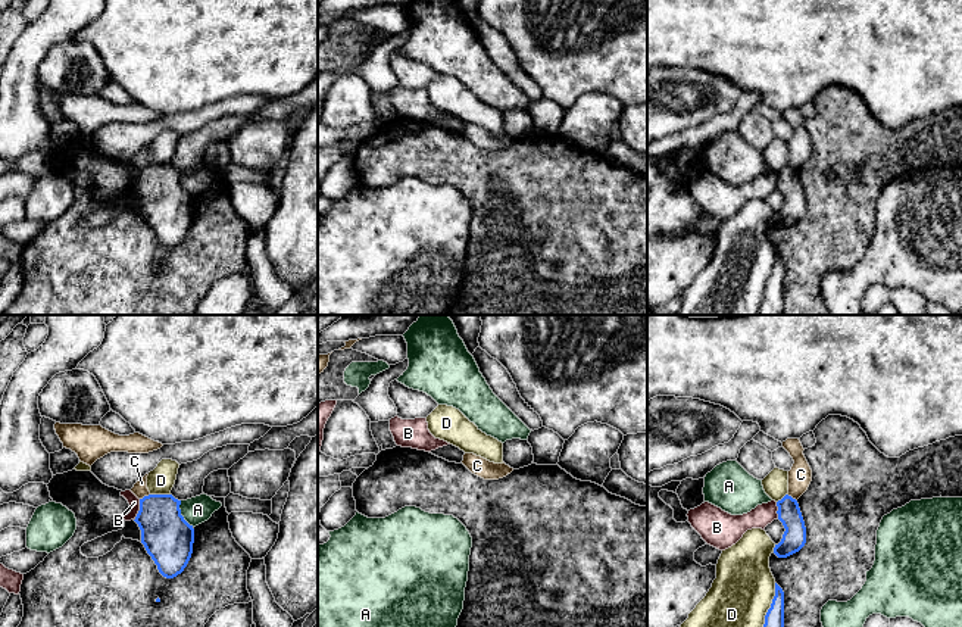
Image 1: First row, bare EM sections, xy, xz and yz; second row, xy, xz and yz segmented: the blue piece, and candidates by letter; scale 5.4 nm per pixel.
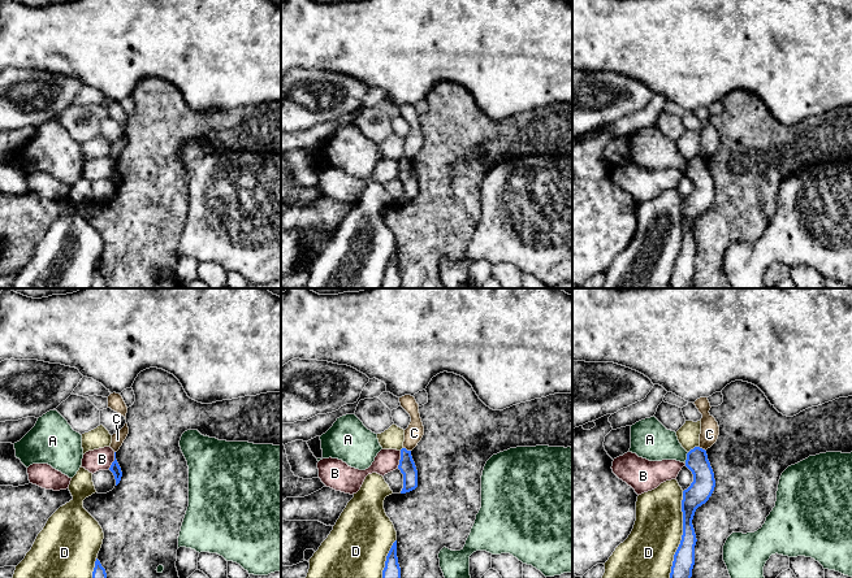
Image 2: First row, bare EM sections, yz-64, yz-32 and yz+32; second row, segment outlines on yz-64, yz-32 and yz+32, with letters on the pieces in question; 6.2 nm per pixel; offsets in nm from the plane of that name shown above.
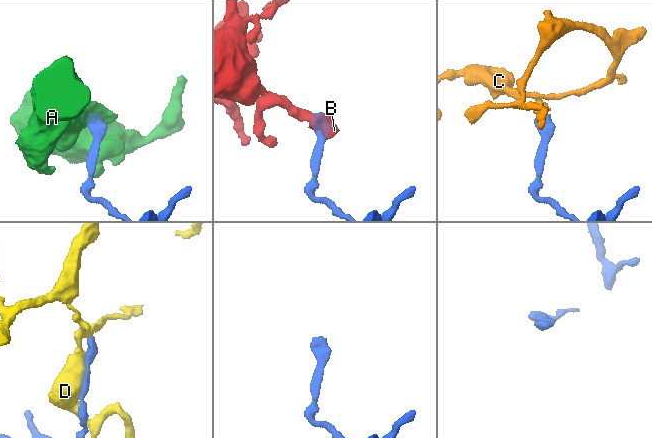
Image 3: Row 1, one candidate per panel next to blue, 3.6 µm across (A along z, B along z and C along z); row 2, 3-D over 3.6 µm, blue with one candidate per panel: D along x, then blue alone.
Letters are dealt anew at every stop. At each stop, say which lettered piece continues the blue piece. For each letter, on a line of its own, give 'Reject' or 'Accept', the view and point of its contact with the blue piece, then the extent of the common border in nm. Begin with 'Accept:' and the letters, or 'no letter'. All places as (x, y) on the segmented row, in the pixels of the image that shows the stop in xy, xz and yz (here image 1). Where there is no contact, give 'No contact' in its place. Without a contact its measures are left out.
Accept: no letter
A: Reject. Touches blue at xy (180, 514). Shared border 160 nm
B: Reject. Touches blue at xy (140, 509). Shared border 120 nm
C: Reject. Touches blue at xy (144, 496). Shared border 70 nm
D: Reject. Touches blue at yz (771, 605). Shared border 260 nm

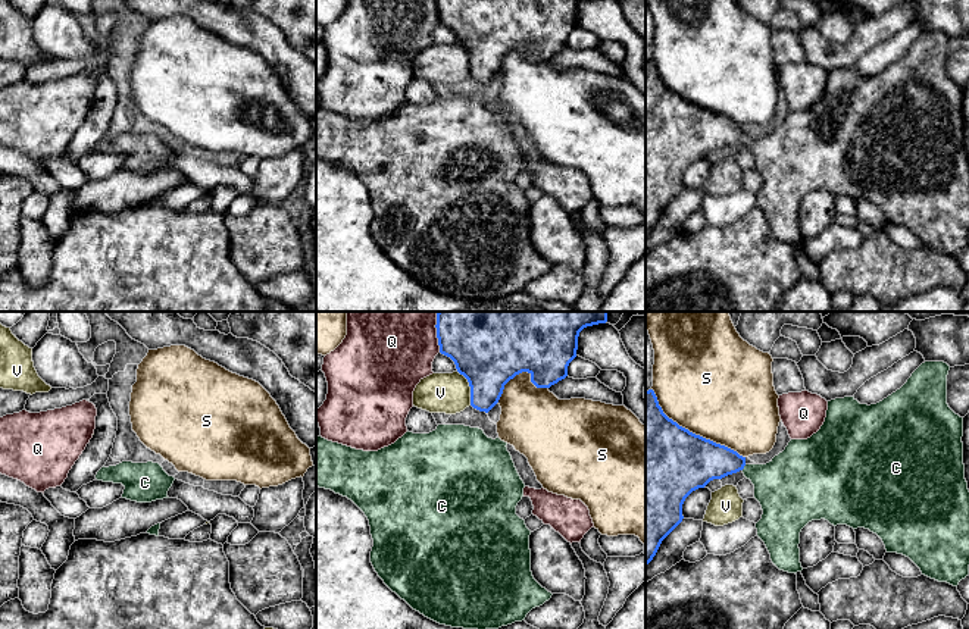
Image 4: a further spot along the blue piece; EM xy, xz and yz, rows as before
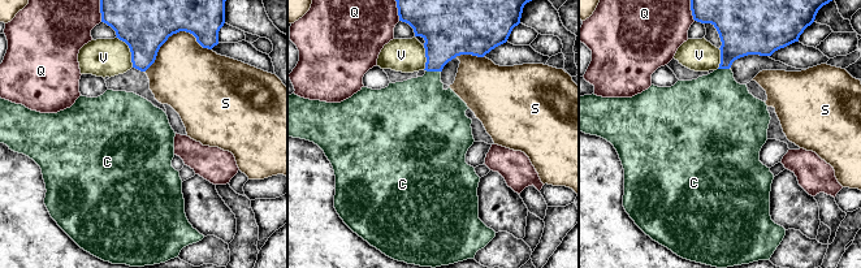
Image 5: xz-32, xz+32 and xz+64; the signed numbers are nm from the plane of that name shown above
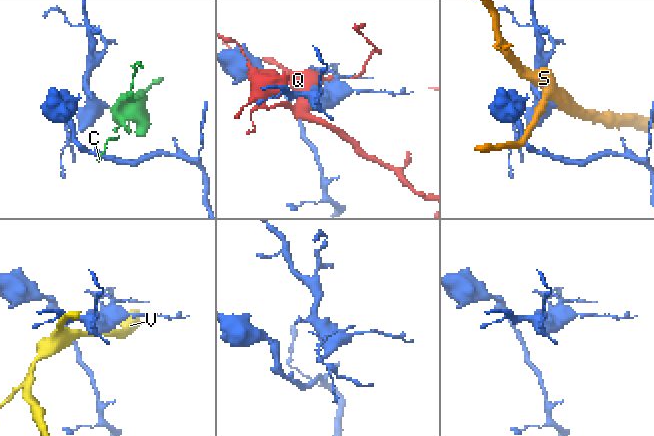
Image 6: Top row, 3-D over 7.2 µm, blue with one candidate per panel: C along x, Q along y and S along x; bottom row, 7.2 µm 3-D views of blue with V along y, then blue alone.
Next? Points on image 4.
Accept: C
C: Accept. Touches blue at yz (743, 468). Shared border 40 nm
Q: Reject. Touches blue at xz (437, 332). Shared border 220 nm
S: Reject. Touches blue at yz (691, 432). Shared border 650 nm
V: Reject. Touches blue at xz (471, 388). Shared border 200 nm

